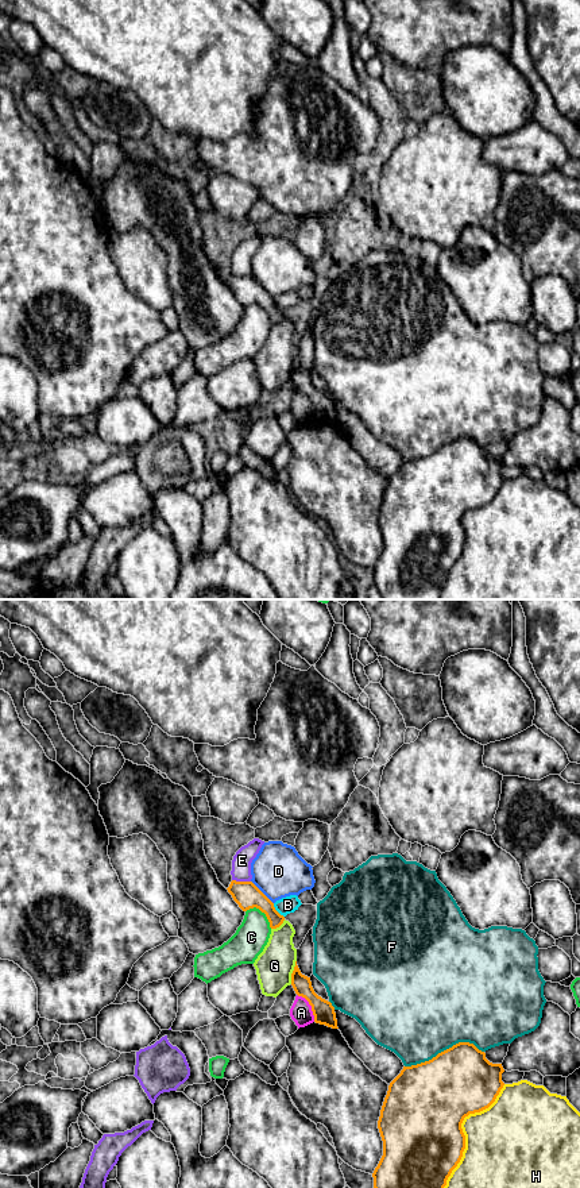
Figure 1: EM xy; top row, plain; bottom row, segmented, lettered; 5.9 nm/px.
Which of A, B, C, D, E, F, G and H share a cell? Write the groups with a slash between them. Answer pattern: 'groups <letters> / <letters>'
groups A / B / C / D / E / F / G / H

